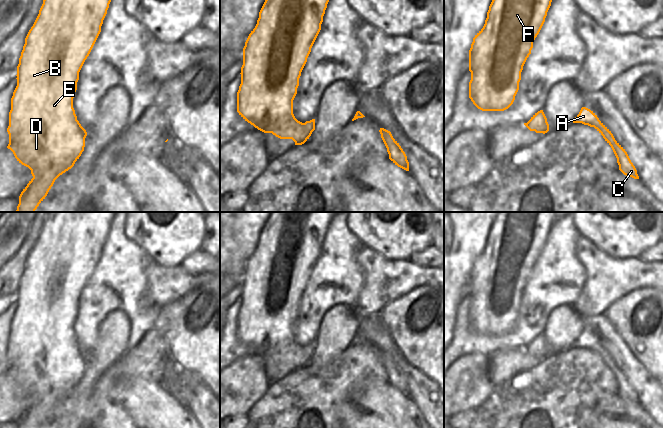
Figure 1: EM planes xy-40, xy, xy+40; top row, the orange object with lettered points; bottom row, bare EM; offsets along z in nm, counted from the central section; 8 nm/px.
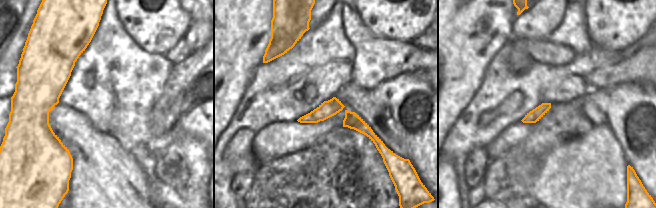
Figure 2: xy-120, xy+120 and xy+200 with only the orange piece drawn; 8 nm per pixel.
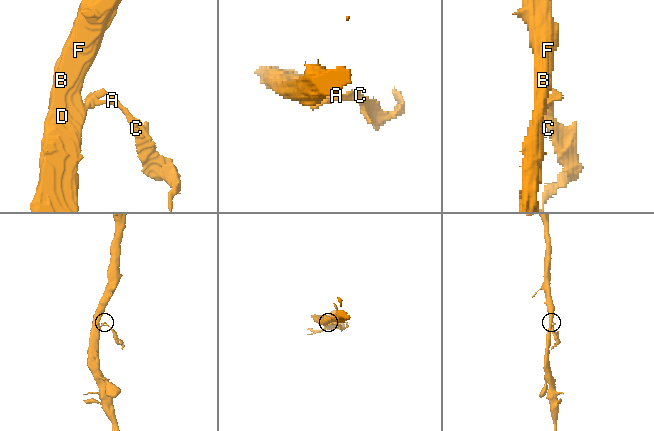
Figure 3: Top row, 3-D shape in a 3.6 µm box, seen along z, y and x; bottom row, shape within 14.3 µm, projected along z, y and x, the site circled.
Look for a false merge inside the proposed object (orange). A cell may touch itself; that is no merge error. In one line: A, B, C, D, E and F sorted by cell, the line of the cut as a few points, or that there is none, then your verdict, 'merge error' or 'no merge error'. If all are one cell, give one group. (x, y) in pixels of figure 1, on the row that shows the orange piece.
groups A C / B D E F; cut xy (304, 123), (313, 130); merge error

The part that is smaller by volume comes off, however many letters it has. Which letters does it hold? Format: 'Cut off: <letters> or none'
Cut off: A, C.

